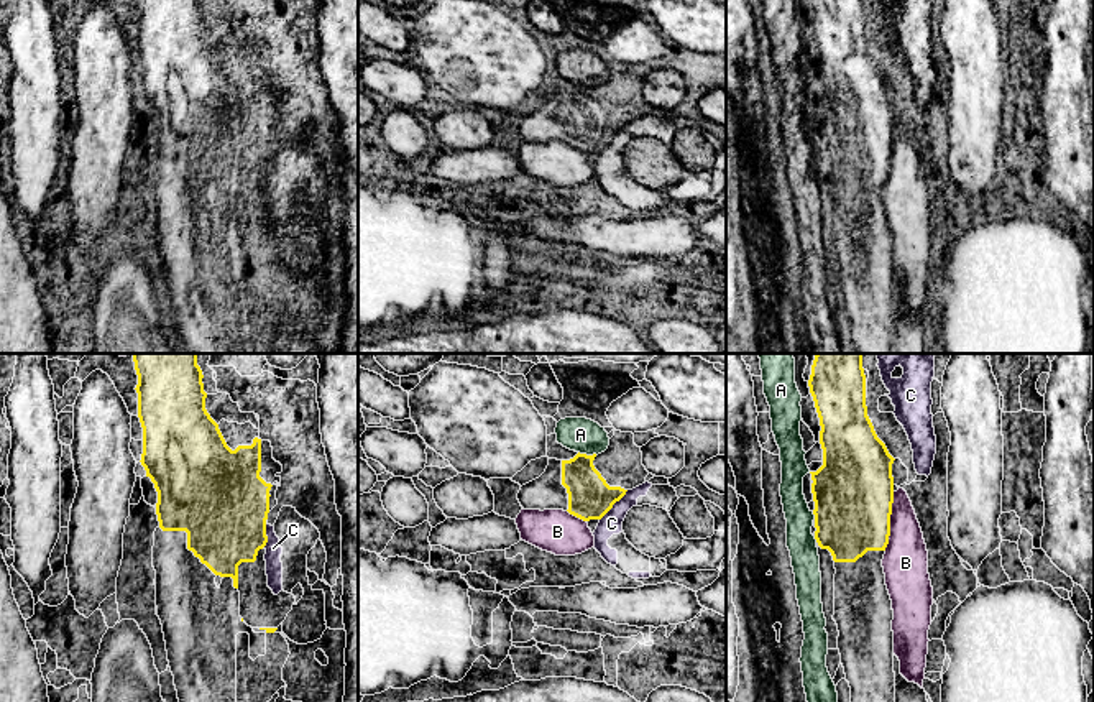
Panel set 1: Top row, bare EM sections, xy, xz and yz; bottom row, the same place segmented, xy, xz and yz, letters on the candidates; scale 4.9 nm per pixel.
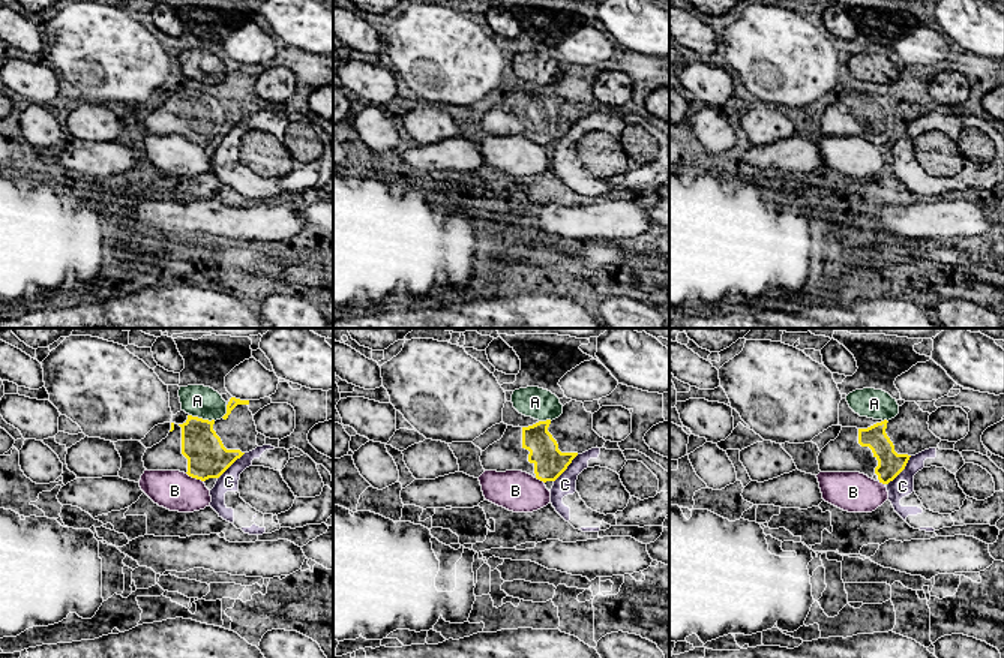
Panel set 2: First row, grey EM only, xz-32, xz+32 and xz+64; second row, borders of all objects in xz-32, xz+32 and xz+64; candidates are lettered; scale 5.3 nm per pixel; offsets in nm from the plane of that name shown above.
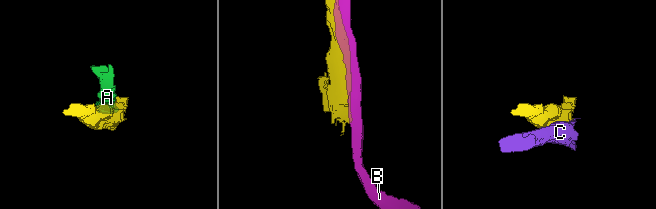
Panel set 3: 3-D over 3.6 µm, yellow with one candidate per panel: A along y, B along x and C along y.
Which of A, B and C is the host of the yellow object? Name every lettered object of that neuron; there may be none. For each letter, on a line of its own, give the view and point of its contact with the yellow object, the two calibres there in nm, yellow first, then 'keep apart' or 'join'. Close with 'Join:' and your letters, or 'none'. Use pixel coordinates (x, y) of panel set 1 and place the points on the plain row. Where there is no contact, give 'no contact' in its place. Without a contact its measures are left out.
A: meets yellow in xz at (588, 87); 220 nm thick on the yellow side, 170 nm on the other; keep apart
B: meets yellow in yz at (889, 153); 400 nm thick on the yellow side, 220 nm on the other; keep apart
C: meets yellow in xz at (613, 135); 220 nm thick on the yellow side, 110 nm on the other; keep apart
Join: none

